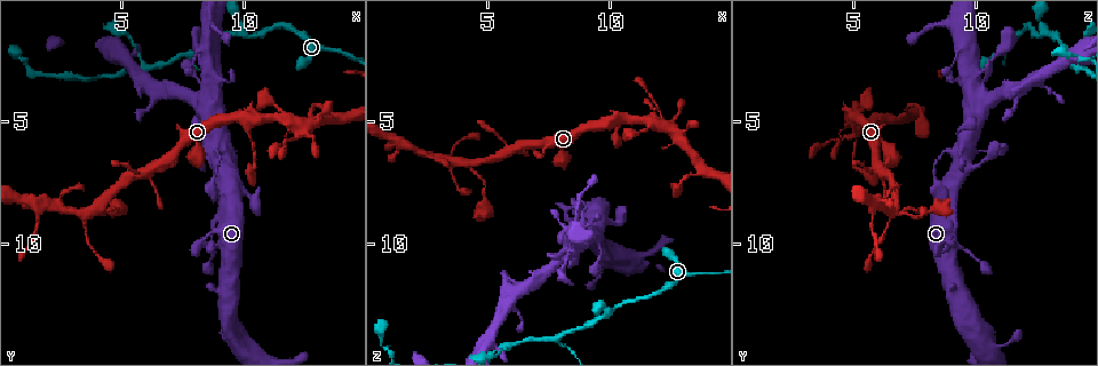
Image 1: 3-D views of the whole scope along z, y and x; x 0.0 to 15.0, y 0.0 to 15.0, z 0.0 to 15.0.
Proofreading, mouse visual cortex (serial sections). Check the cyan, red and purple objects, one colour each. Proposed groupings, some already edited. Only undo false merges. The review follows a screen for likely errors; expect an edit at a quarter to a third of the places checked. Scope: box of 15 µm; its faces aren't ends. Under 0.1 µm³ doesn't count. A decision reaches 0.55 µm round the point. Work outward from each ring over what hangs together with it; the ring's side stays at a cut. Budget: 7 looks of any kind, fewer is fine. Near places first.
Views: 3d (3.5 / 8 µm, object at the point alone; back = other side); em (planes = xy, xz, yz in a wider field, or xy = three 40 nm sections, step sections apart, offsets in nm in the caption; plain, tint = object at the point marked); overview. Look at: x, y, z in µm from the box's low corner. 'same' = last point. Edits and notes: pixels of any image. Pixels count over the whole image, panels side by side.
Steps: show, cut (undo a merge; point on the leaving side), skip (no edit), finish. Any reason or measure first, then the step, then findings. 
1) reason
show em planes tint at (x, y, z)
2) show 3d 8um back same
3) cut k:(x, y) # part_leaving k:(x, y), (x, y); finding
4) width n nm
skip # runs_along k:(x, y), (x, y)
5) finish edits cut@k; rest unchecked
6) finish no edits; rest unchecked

abrupt turn
show 3d 3.5um at (4.1, 8.5, 6.7)

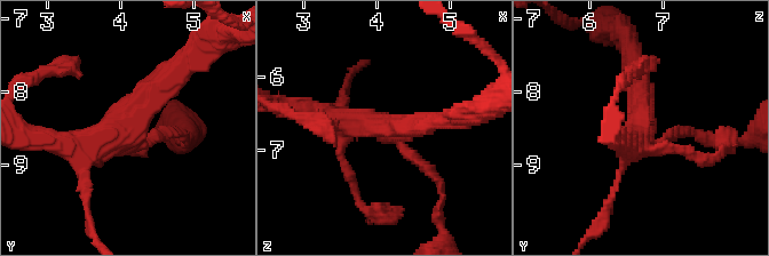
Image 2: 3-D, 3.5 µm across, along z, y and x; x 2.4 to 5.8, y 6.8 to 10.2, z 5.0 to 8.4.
arms 3; arm_widths 150, 300, 300 nm; shape alone is not enough
show em xy step 5 tint at (4.10, 8.50, 6.65)

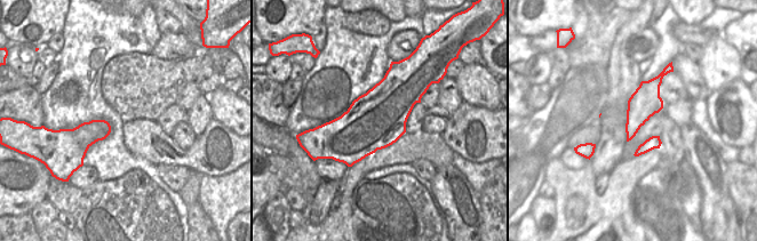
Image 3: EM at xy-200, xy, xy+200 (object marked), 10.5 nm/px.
width 600 nm
skip # runs_along 2:(181, 65), (118, 133), (54, 143); all the same cell

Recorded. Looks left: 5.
calibre changes
show 3d 3.5um at (8.8, 10.1, 9.3)

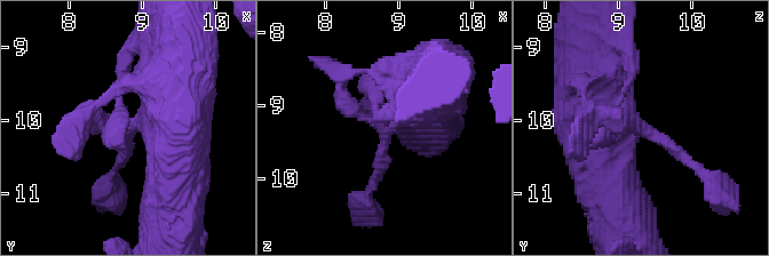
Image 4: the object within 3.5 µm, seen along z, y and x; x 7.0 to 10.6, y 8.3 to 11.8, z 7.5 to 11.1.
now the EM
show em xy step 1 tint at (8.80, 10.10, 9.30)

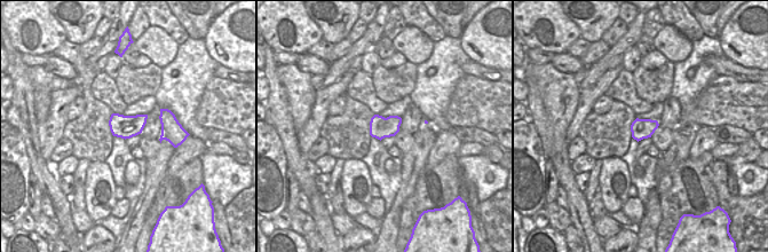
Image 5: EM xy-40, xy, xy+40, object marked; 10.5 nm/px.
skip # runs_along 4:(177, 89), (167, 121), (86, 118); one cell here

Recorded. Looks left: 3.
three-way junction
show 3d 3.5um at (9.9, 1.3, 12.8)

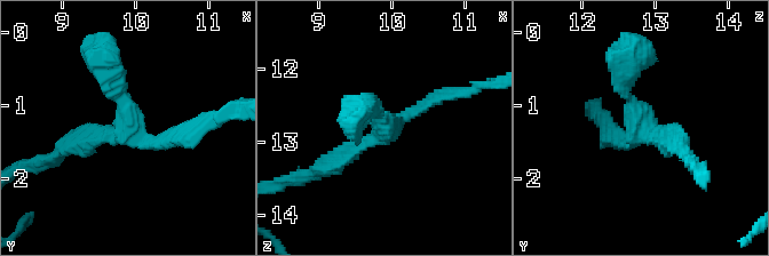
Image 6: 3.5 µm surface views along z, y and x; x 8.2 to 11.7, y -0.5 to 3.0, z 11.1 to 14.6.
arms 3; arm_widths 200, 200, 200 nm
show em xy step 5 tint at (9.95, 1.35, 12.75)

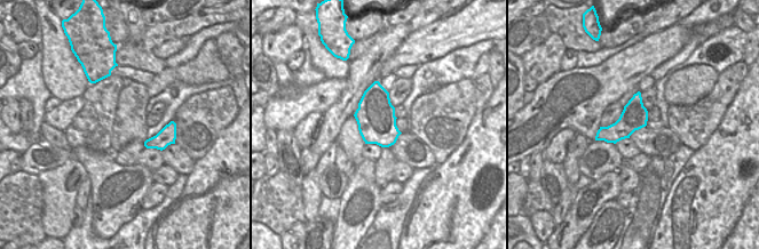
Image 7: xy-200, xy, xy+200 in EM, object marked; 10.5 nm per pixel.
skip # runs_along 6:(452, 94), (410, 111), (325, 167); all the same cell

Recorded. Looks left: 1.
finish no edits; rest unchecked

